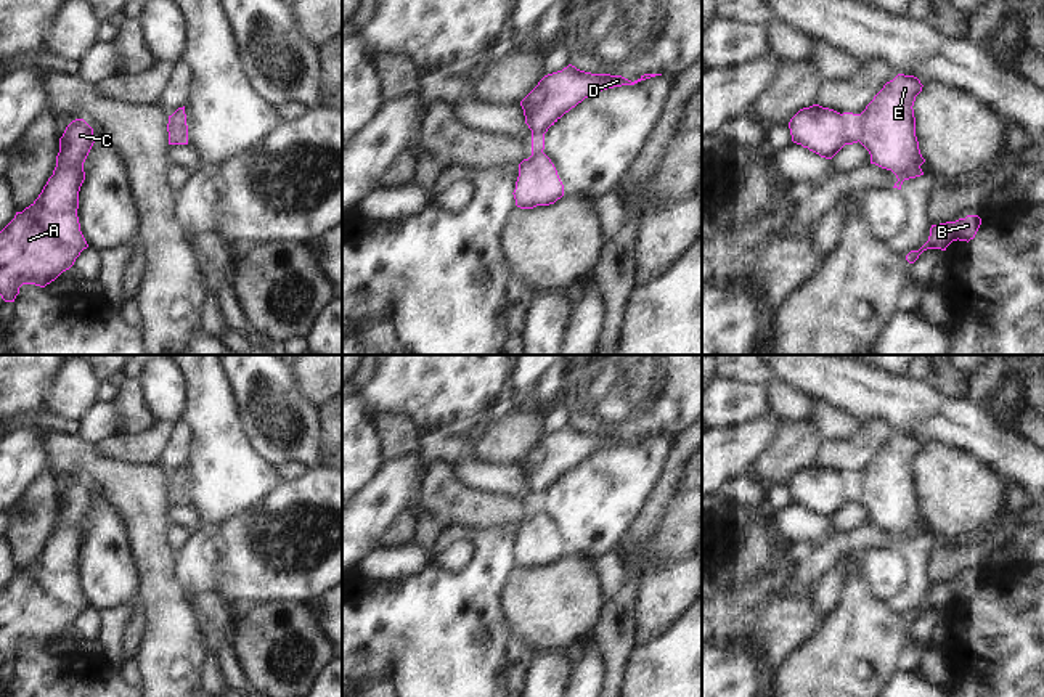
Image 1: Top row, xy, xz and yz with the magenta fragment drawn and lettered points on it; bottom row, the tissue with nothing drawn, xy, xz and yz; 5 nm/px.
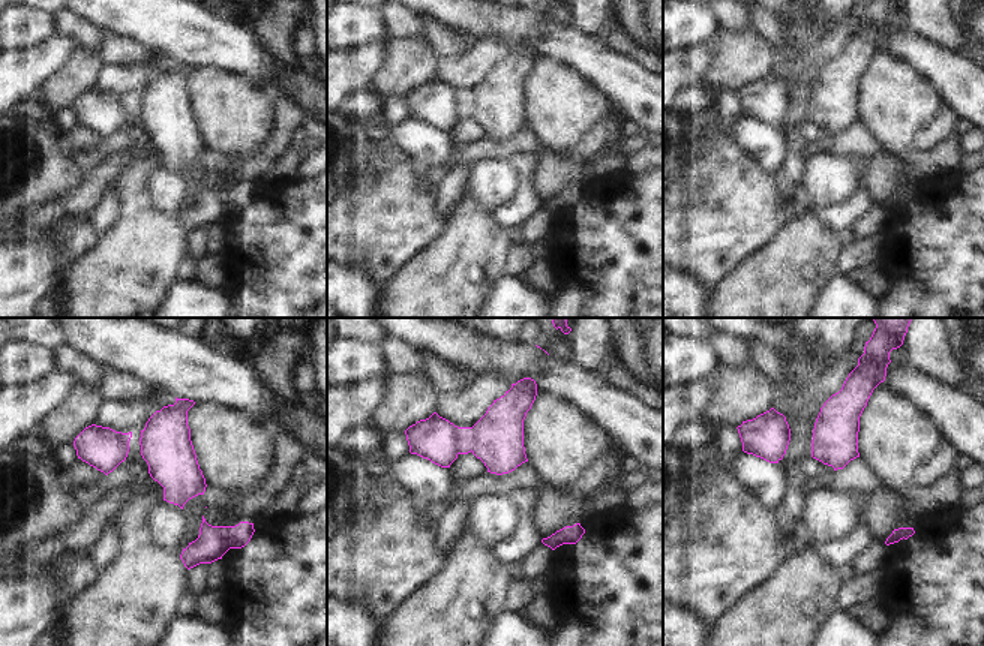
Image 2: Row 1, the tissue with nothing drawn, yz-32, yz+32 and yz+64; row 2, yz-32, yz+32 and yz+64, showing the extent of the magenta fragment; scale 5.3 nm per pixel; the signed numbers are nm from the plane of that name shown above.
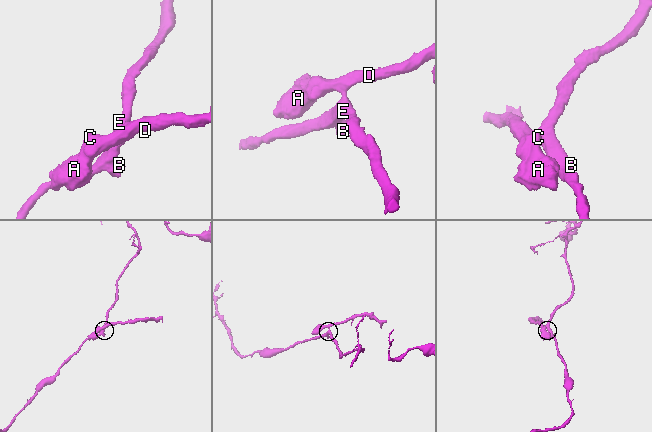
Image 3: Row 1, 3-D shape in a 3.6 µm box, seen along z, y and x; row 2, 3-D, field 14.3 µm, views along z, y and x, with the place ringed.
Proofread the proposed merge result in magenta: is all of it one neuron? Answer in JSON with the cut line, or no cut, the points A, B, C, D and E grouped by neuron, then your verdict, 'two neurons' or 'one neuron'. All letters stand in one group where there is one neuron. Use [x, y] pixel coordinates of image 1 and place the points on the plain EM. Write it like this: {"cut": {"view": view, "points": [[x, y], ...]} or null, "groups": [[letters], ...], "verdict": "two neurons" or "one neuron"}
{"cut": {"view": "yz", "points": [[861, 474], [861, 497], [858, 500]]}, "groups": [["A", "C", "D"], ["B", "E"]], "verdict": "two neurons"}

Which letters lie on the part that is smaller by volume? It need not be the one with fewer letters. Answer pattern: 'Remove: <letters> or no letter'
Remove: A, C, D

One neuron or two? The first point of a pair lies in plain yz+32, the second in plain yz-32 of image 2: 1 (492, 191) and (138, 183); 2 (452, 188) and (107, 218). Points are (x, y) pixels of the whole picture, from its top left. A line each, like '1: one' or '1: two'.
1: two
2: one

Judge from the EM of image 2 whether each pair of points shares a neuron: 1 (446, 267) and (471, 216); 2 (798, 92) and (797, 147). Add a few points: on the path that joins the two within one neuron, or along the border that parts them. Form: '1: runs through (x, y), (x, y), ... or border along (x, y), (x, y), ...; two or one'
1: runs through (458, 255), (471, 242), (471, 228); one
2: runs through (798, 105), (794, 134); one

